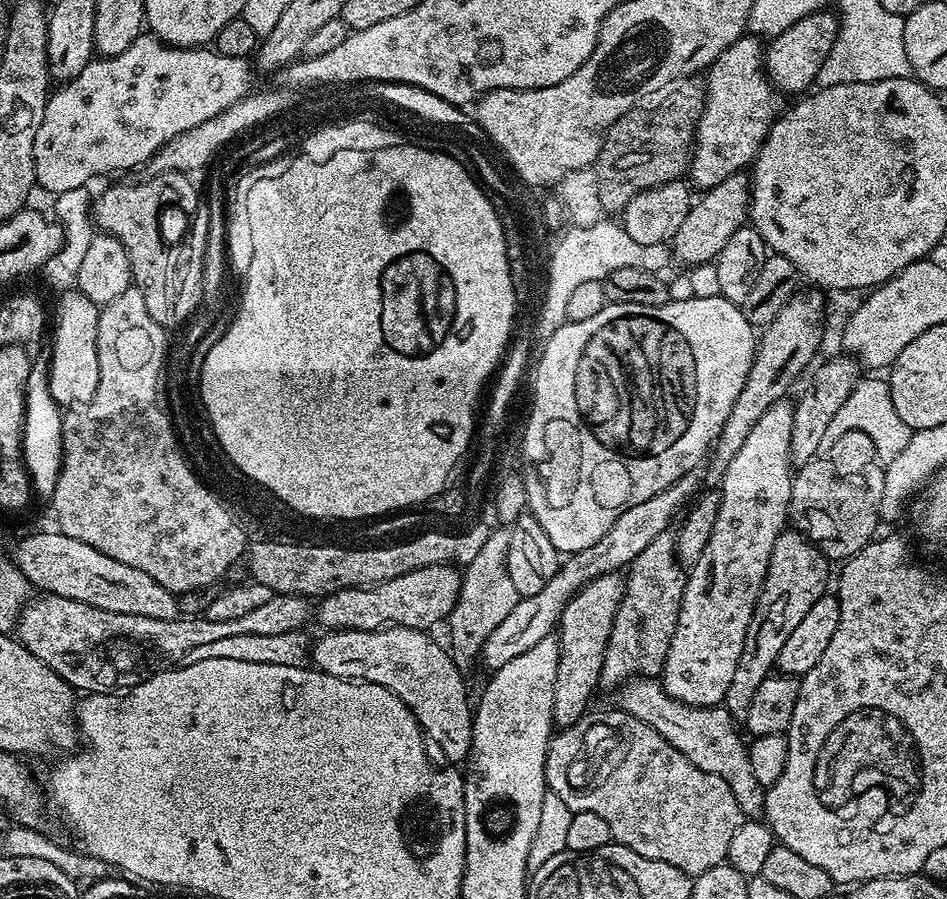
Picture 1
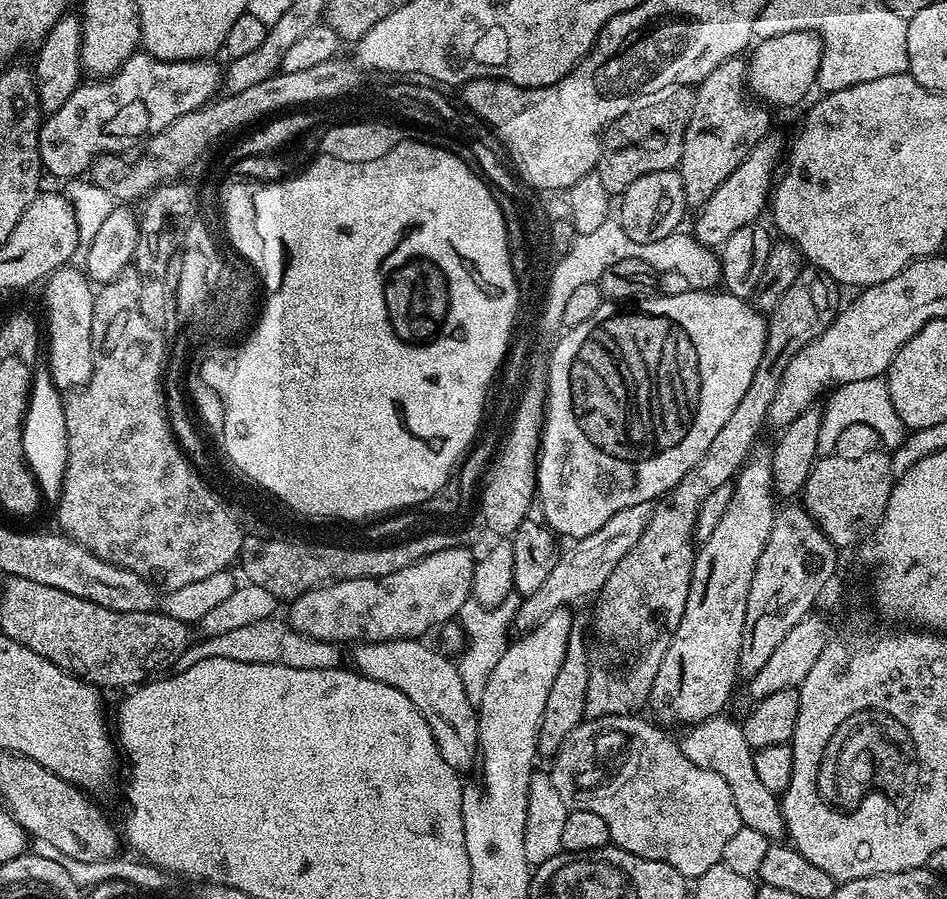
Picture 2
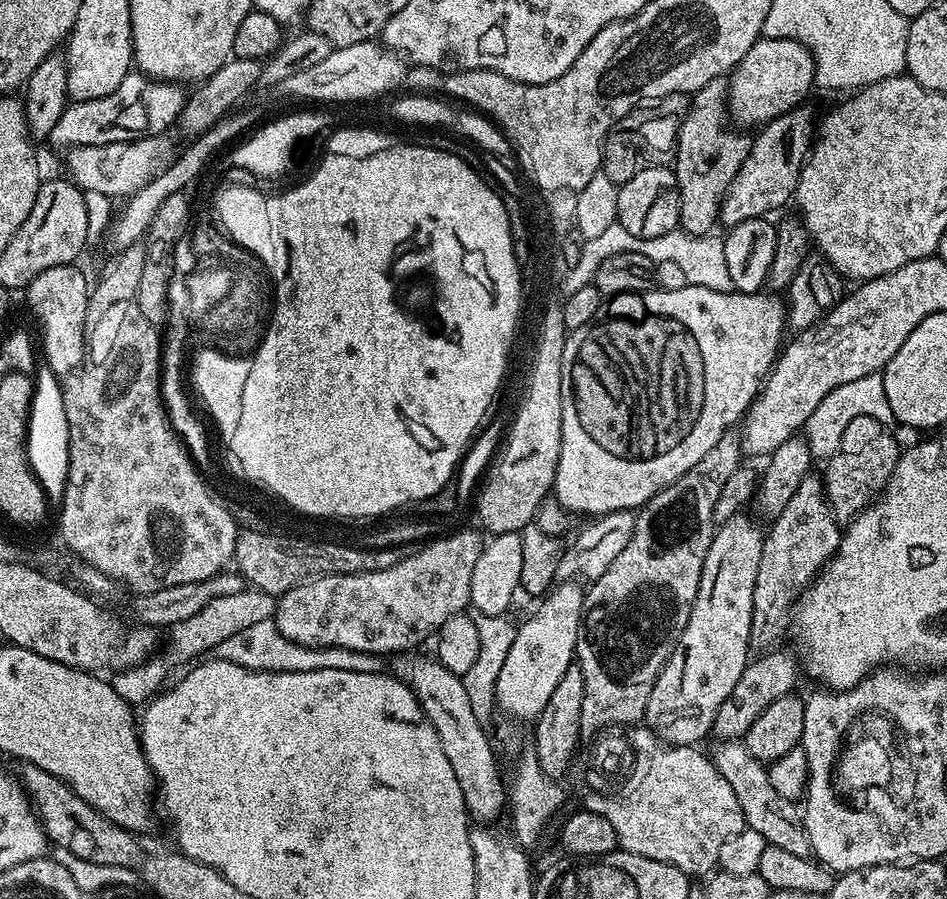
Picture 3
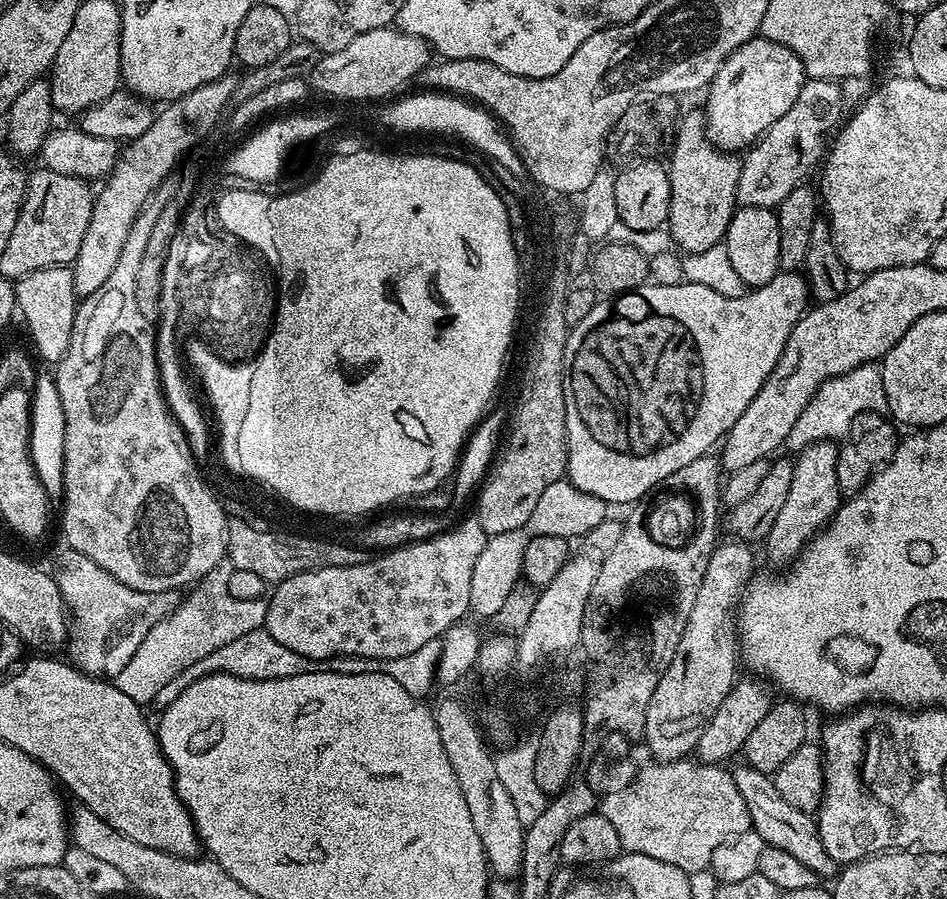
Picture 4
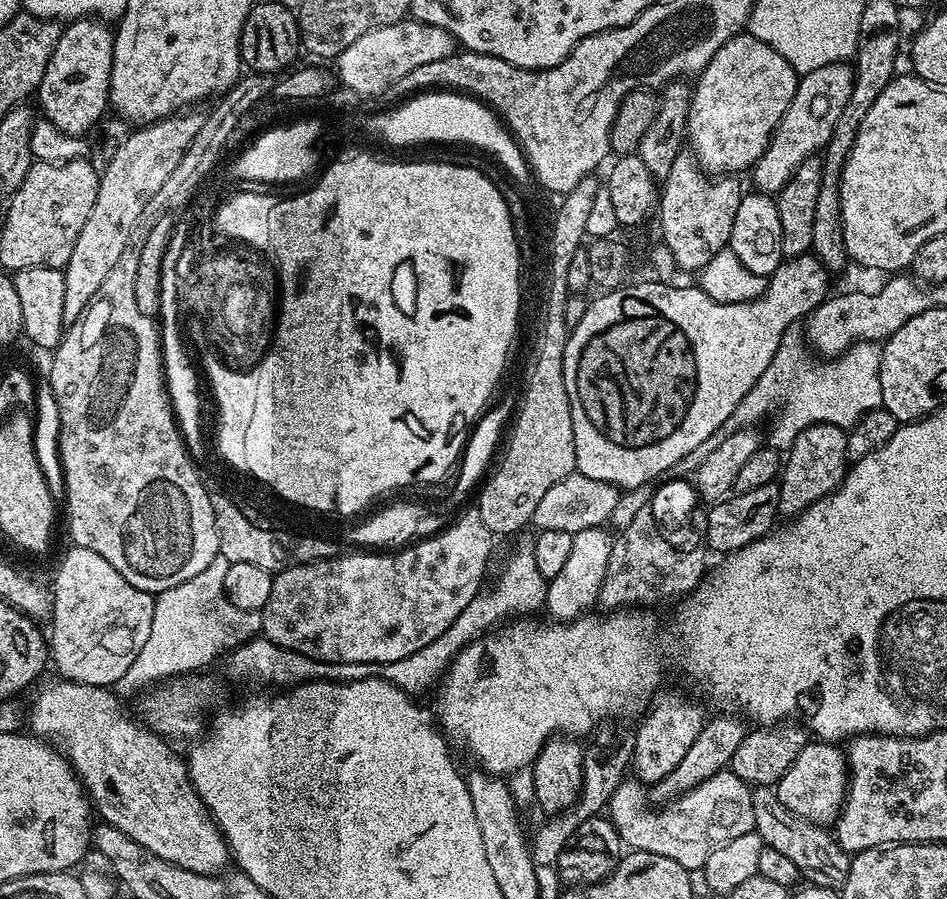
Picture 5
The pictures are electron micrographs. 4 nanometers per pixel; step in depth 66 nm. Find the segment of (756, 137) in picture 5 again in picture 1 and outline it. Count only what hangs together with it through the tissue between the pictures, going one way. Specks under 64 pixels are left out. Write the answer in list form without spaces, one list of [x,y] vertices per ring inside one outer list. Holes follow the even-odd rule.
[[[825,10],[823,12],[815,12],[814,14],[810,14],[806,18],[802,18],[798,22],[794,22],[791,24],[786,30],[782,30],[782,34],[778,34],[777,36],[771,37],[767,41],[766,44],[766,53],[764,55],[764,66],[768,69],[768,79],[772,81],[773,84],[776,85],[777,89],[781,93],[787,94],[787,92],[800,92],[796,94],[804,94],[809,91],[817,83],[818,77],[820,75],[820,71],[822,70],[822,66],[826,62],[826,58],[830,54],[830,50],[834,46],[834,42],[836,41],[836,35],[840,32],[840,22],[837,16],[837,13],[832,10]]]

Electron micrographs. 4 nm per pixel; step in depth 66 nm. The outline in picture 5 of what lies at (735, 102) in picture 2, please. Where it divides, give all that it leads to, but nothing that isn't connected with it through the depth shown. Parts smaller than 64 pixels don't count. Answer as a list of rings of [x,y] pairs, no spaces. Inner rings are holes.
[[[681,150],[678,158],[674,158],[674,166],[670,166],[670,174],[666,174],[658,192],[659,239],[670,246],[681,273],[699,273],[714,254],[728,247],[742,195],[742,187],[736,180],[739,179],[732,174],[705,172],[691,151]]]

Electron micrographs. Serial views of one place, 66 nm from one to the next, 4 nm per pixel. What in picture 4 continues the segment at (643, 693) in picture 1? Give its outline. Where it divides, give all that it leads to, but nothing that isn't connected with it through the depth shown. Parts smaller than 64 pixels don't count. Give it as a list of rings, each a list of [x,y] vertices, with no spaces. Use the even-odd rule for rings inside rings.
[[[741,763],[740,768],[731,769],[734,786],[738,786],[738,794],[742,794],[742,802],[746,802],[746,810],[750,814],[751,831],[756,832],[764,839],[765,844],[778,846],[778,850],[786,850],[794,858],[800,859],[818,878],[835,877],[838,865],[830,854],[826,854],[826,846],[822,846],[820,831],[816,820],[798,806],[790,806],[782,794],[778,794],[775,779],[769,773],[754,770],[749,764]]]

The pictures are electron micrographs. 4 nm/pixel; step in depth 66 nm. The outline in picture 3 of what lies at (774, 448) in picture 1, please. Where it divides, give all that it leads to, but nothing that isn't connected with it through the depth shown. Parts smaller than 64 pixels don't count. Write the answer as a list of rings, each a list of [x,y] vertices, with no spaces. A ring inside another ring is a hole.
[[[735,516],[717,527],[710,550],[706,550],[706,562],[702,562],[702,578],[698,582],[698,594],[692,603],[690,618],[686,618],[686,626],[680,629],[674,650],[668,655],[662,674],[658,674],[658,682],[654,682],[654,690],[650,690],[650,702],[646,702],[643,723],[669,746],[696,746],[701,743],[699,740],[704,735],[712,732],[712,723],[718,709],[722,707],[722,702],[726,702],[730,690],[734,690],[738,678],[742,678],[742,670],[748,665],[754,582],[758,578],[758,562],[762,562],[765,537],[762,528],[760,532],[761,525],[749,516]]]

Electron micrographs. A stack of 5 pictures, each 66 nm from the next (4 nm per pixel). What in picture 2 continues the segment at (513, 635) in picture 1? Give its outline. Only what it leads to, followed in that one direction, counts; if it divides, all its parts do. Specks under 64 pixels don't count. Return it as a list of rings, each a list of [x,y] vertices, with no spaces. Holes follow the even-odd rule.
[[[639,504],[638,506],[626,506],[626,510],[618,510],[602,530],[594,530],[581,540],[571,541],[568,549],[561,551],[554,562],[554,570],[550,570],[546,582],[542,582],[542,590],[534,594],[523,597],[521,608],[517,612],[515,621],[515,631],[523,634],[530,628],[536,628],[541,620],[550,615],[554,610],[565,606],[572,606],[575,600],[580,600],[583,596],[595,597],[600,588],[614,574],[614,566],[634,550],[638,538],[646,530],[646,526],[652,517],[652,504]]]

